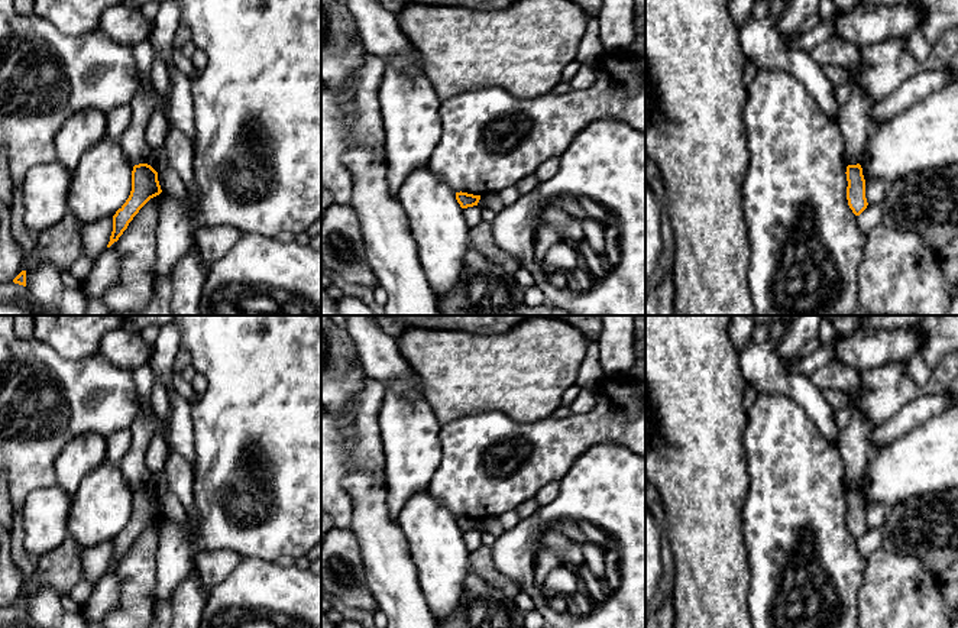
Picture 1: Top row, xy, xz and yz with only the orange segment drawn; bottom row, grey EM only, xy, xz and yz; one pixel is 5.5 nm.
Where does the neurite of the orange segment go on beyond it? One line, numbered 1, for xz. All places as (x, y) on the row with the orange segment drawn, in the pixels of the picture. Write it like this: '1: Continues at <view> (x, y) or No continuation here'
1: No continuation here

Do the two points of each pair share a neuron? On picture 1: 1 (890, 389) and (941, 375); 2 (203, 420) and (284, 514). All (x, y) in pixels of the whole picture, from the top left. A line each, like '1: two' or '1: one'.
1: one
2: one

